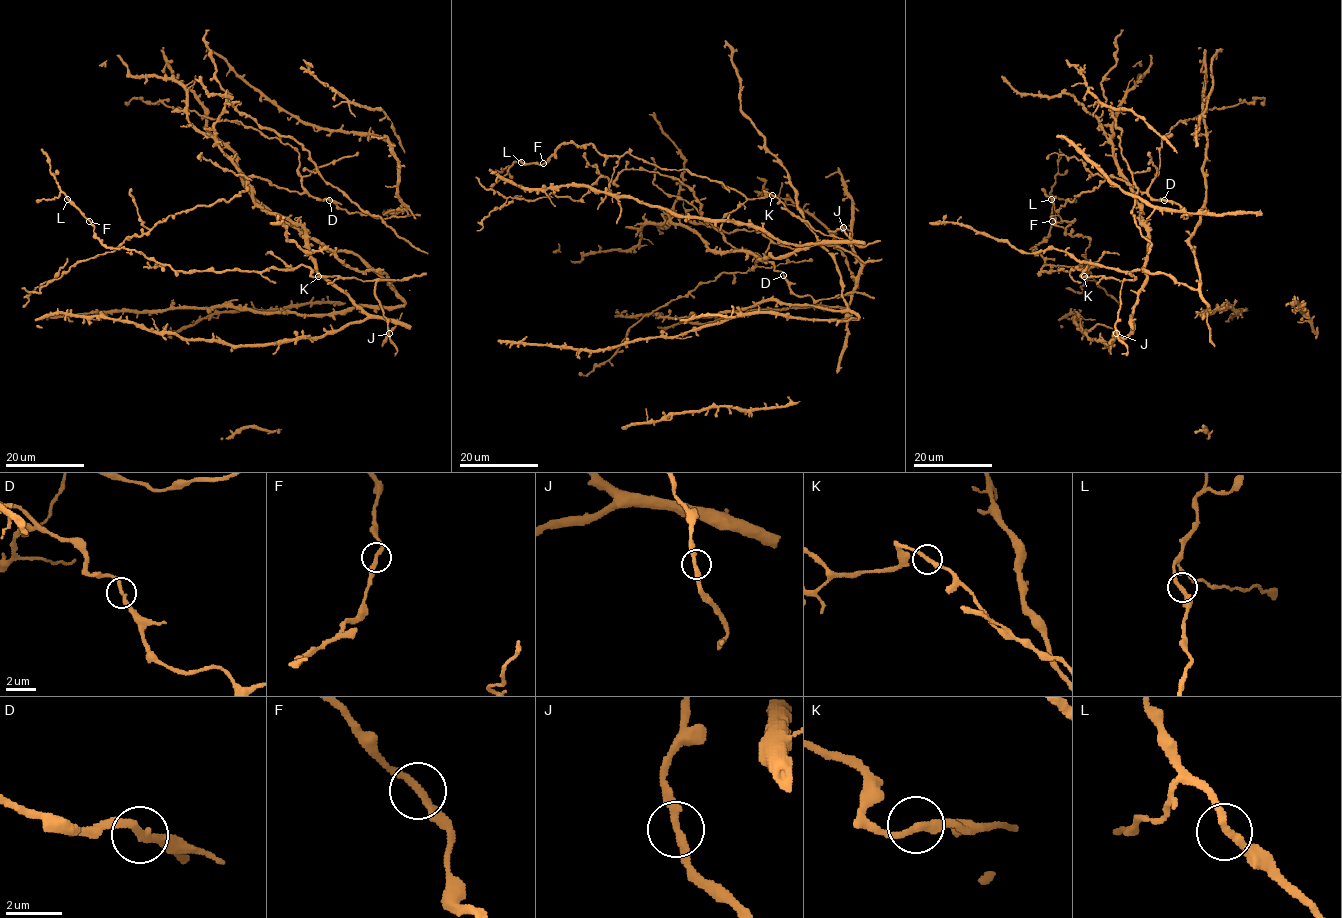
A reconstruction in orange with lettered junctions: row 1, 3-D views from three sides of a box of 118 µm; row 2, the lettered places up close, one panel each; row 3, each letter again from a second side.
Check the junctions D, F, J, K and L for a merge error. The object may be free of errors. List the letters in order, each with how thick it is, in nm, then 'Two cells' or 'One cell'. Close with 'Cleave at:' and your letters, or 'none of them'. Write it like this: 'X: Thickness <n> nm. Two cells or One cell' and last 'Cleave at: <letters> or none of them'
D: Thickness 280 nm. One cell
F: Thickness 280 nm. One cell
J: Thickness 280 nm. One cell
K: Thickness 280 nm. One cell
L: Thickness 260 nm. One cell
Cleave at: none of them

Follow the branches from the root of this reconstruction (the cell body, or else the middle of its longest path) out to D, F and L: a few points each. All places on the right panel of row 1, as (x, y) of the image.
D: (1162, 138), (1159, 173), (1148, 194), (1153, 199), (1165, 200)
F: (1162, 138), (1204, 118), (1206, 198), (1189, 237), (1197, 289), (1142, 270), (1042, 271), (1032, 248), (1052, 221)
L: (1162, 138), (1204, 118), (1197, 289), (1142, 270), (1042, 271), (1032, 248), (1051, 199)

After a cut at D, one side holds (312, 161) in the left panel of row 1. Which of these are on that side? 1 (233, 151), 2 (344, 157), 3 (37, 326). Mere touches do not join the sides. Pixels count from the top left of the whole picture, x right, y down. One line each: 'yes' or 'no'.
1: yes
2: no
3: yes

